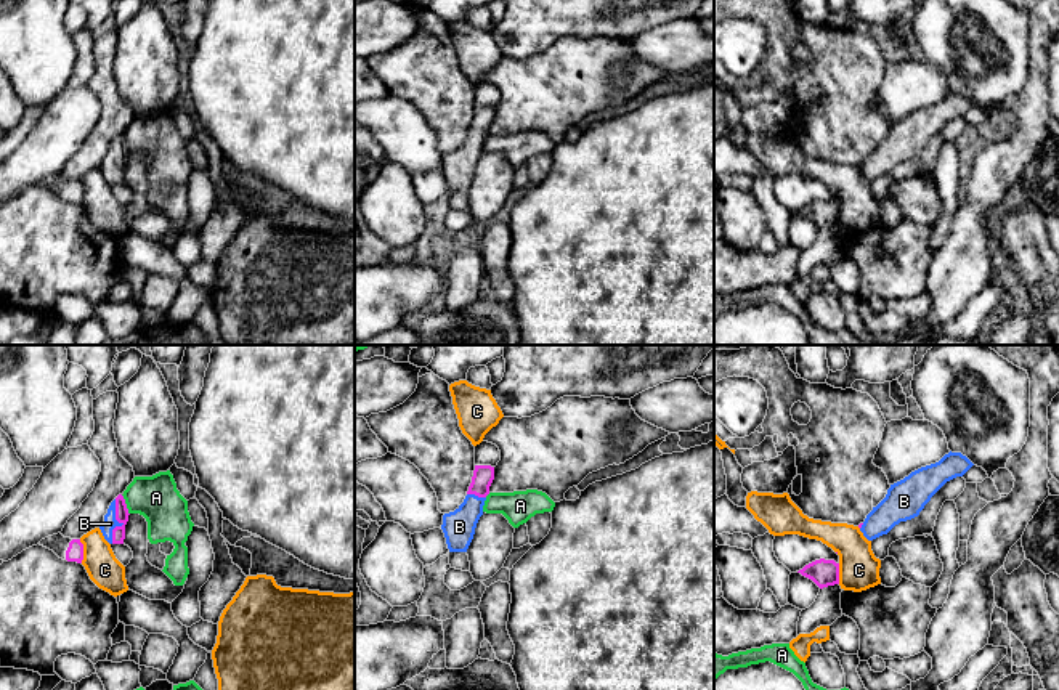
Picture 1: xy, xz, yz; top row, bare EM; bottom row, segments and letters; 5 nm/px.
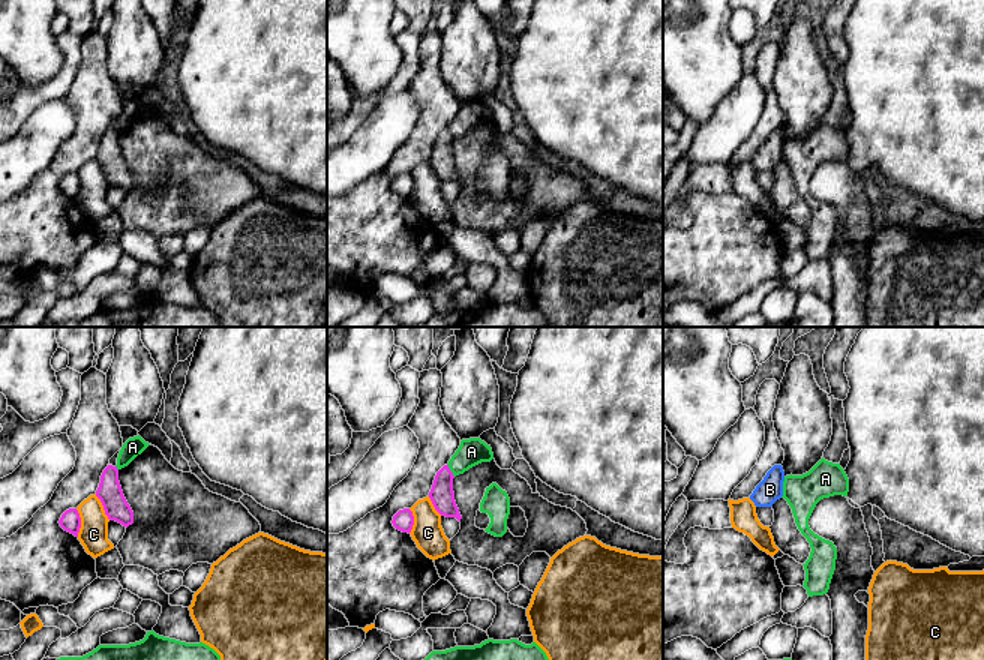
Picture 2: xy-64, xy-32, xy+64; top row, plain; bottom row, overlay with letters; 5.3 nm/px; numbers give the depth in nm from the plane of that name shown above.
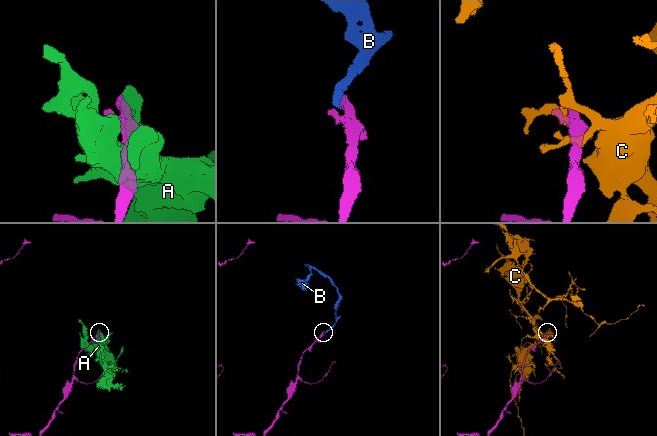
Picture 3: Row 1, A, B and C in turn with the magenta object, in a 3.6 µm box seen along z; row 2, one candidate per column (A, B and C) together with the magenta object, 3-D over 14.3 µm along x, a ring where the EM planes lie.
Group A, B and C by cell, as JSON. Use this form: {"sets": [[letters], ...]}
{"sets": [["A"], ["B"], ["C"]]}

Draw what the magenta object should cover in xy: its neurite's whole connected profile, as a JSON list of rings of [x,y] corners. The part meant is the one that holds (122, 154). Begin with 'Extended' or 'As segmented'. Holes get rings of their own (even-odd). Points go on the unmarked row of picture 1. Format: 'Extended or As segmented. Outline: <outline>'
Extended. Outline: [[[122,135],[109,146],[99,170],[109,185],[124,185],[125,165],[128,162],[128,149]]]

